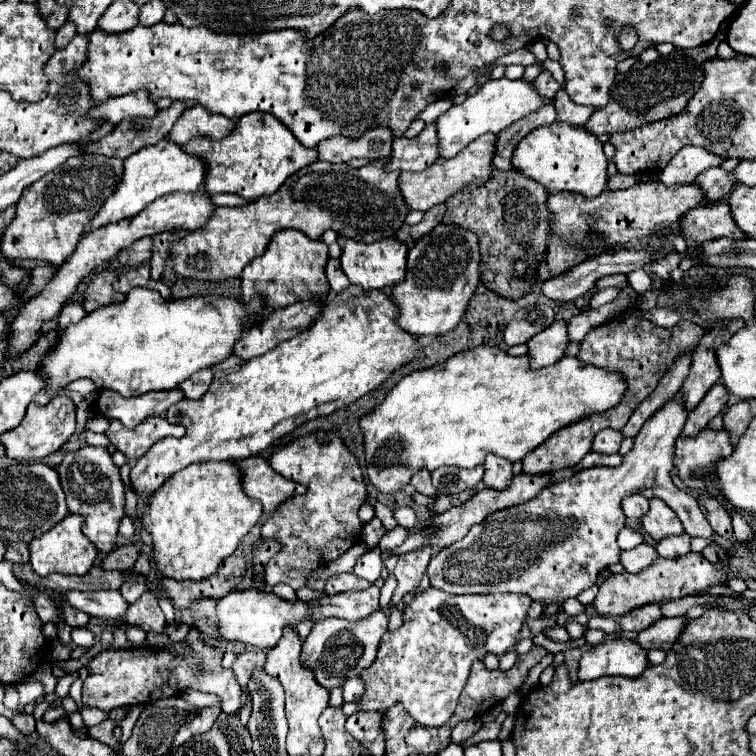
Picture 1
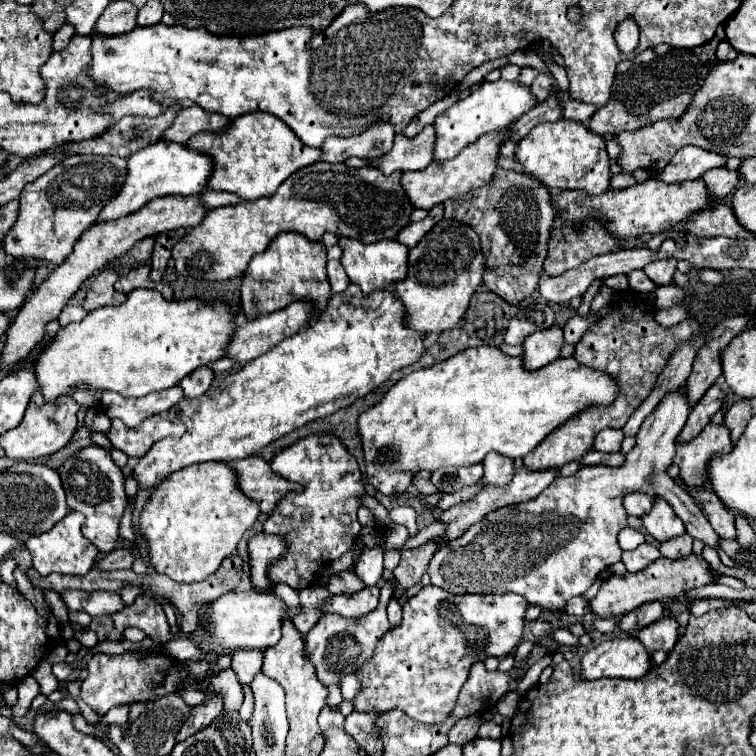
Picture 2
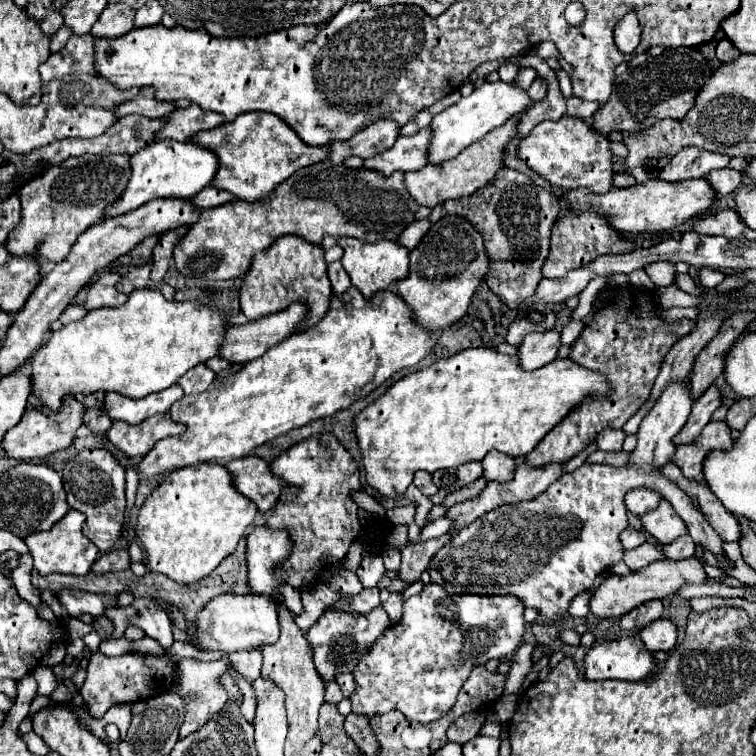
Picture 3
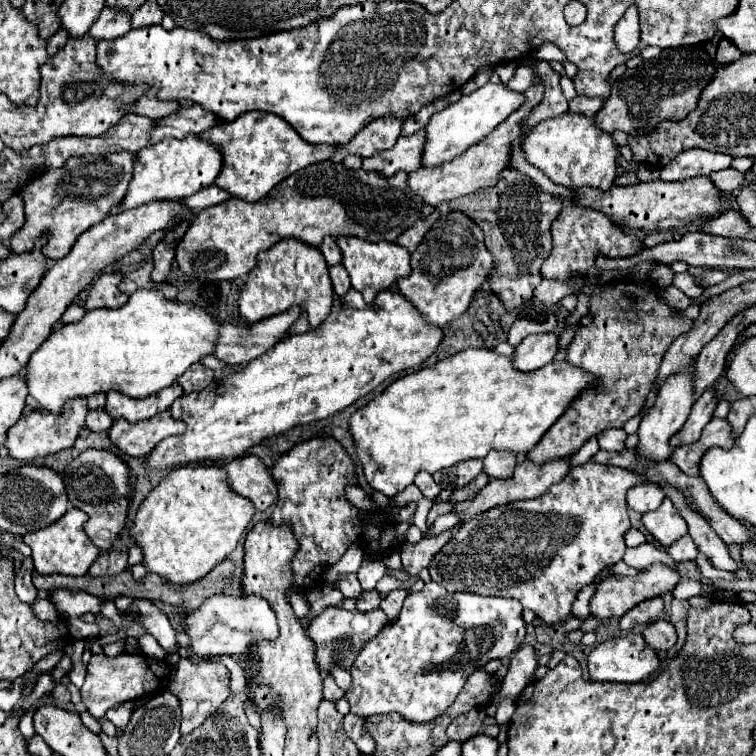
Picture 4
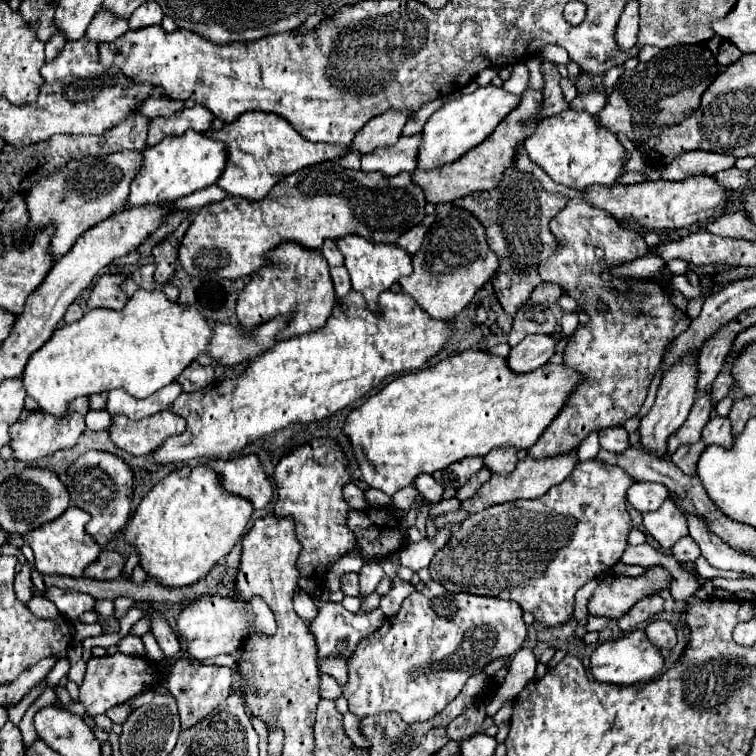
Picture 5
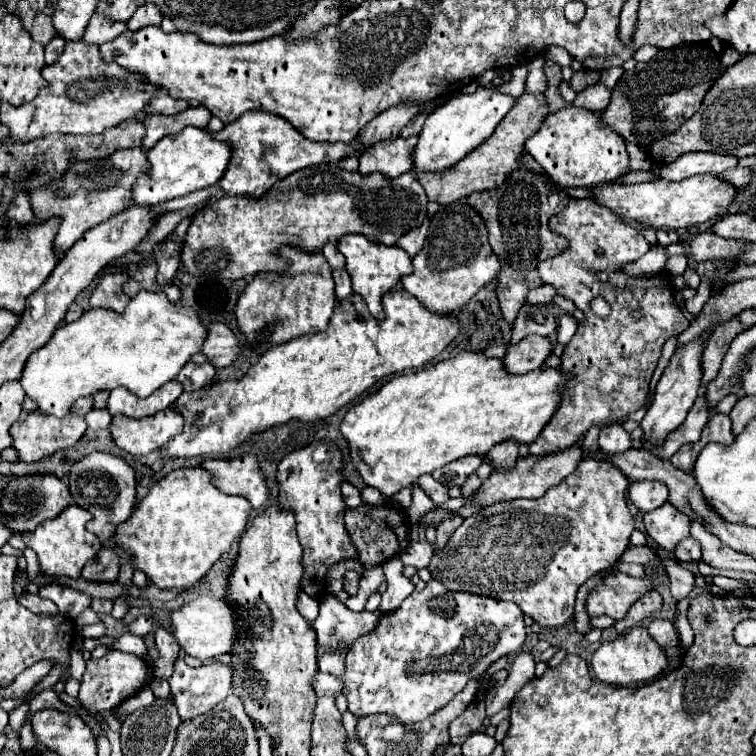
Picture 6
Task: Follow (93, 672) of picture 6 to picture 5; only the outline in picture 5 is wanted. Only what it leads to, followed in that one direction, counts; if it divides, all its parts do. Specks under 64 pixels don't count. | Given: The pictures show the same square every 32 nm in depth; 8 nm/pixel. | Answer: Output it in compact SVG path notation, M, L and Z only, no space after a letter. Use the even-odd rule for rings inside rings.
M116 652L114 656L100 656L100 658L90 658L88 660L88 670L84 676L84 682L80 686L80 702L84 704L86 712L90 716L104 714L112 706L124 704L126 700L142 694L144 690L154 688L156 684L164 682L162 670L158 668L156 662L148 660L142 656L128 656L122 652Z

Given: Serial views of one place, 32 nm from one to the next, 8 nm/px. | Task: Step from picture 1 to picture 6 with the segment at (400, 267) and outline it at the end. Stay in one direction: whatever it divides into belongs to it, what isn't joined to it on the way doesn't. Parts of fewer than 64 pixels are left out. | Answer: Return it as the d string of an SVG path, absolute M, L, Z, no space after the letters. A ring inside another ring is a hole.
M348 234L342 236L338 240L338 250L344 254L346 258L346 270L352 278L352 288L356 294L360 294L364 298L364 302L368 304L372 316L376 318L384 318L384 310L380 304L380 298L384 292L392 290L402 276L412 274L412 258L398 246L384 246L384 244L376 244L366 240L360 234Z

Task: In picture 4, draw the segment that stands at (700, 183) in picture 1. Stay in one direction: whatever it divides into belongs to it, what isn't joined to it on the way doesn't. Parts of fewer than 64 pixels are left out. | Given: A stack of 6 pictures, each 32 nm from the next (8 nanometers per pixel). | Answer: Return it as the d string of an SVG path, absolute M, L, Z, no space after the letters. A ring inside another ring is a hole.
M726 168L722 172L712 172L708 178L714 182L714 186L722 194L730 194L730 192L738 190L744 184L744 172L738 172L734 168Z

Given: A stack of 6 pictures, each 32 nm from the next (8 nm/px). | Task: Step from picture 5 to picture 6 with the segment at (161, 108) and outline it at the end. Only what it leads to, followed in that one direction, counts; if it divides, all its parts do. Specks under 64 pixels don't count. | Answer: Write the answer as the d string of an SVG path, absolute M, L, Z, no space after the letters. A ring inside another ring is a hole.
M158 88L154 98L144 108L144 114L166 114L166 116L170 116L170 114L176 114L184 108L188 108L186 100L176 100L172 96L168 96L168 92L164 92L164 88Z

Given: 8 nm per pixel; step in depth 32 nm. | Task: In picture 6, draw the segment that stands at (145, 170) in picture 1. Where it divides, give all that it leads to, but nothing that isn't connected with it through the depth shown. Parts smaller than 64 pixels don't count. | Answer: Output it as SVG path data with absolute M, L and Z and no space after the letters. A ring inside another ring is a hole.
M188 126L180 134L166 136L154 148L146 150L146 158L150 168L132 186L132 202L136 206L162 204L162 202L186 196L194 190L218 184L220 176L224 174L224 168L228 166L230 148L228 144L212 138L206 130Z

